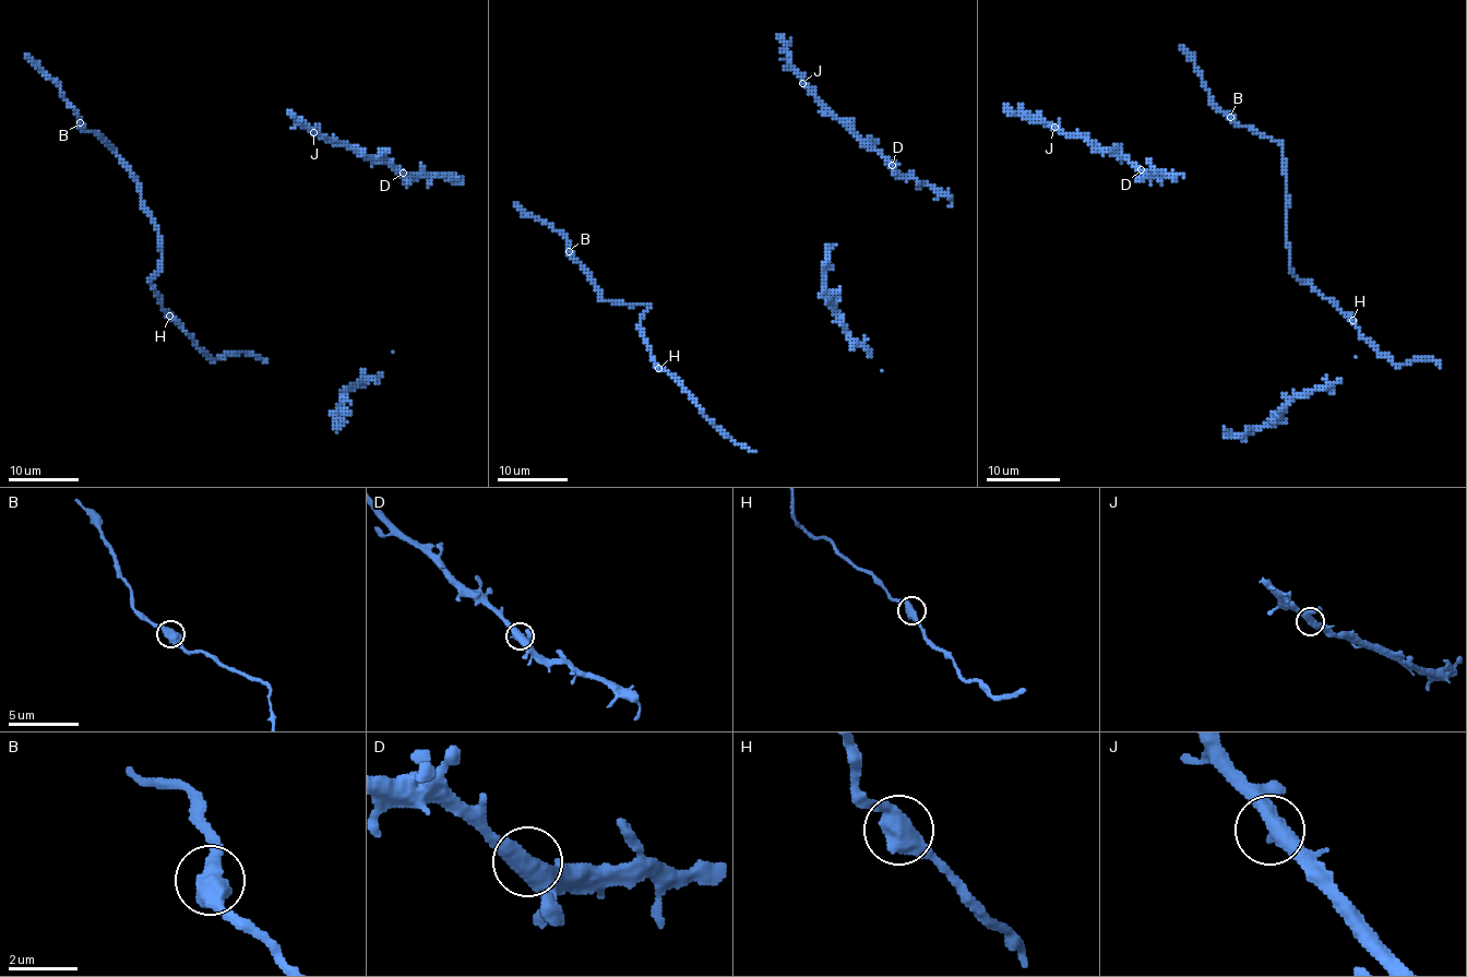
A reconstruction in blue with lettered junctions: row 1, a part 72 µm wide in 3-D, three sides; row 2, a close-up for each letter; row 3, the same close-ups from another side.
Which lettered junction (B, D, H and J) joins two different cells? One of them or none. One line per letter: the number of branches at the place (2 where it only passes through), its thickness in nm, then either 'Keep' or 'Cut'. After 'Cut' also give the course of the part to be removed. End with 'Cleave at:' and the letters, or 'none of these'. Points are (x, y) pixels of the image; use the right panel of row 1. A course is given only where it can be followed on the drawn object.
B: Branches: 2. Thickness 600 nm. Keep
D: Branches: 2. Thickness 500 nm. Keep
H: Branches: 2. Thickness 500 nm. Keep
J: Branches: 2. Thickness 460 nm. Keep
Cleave at: none of these

